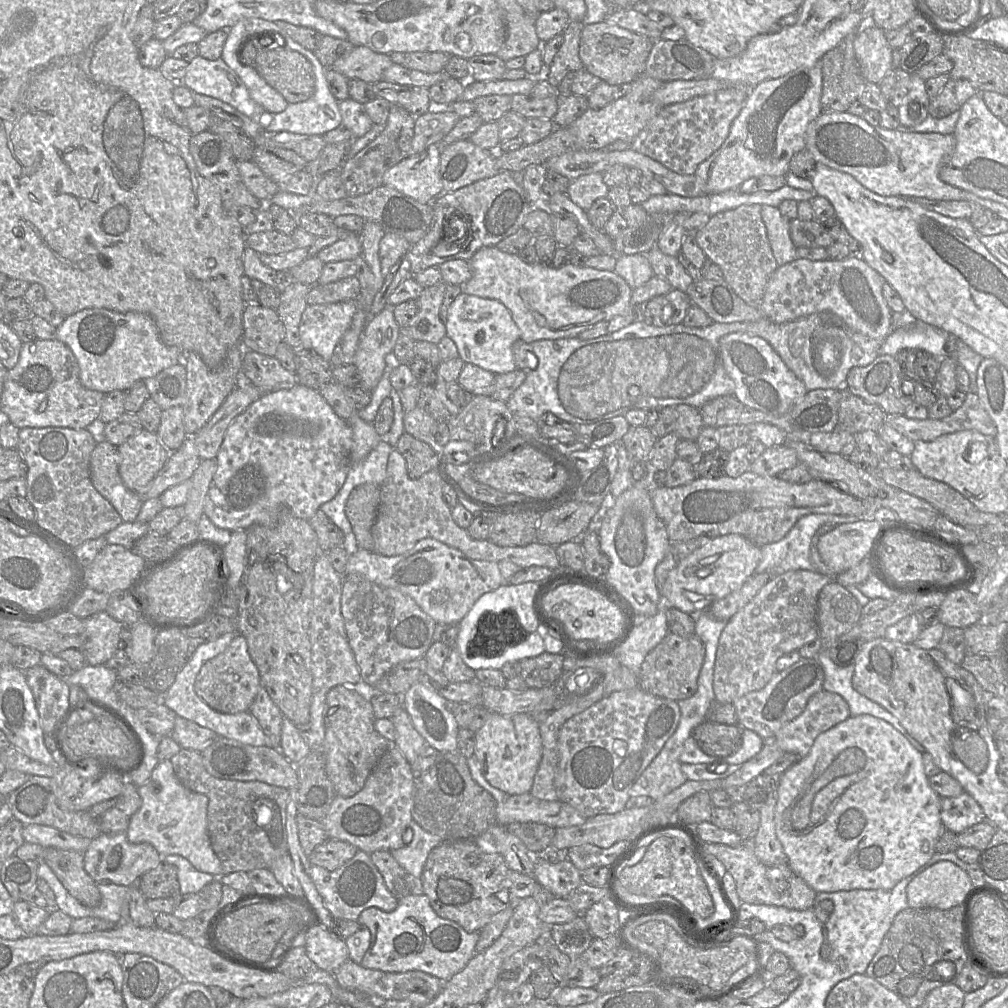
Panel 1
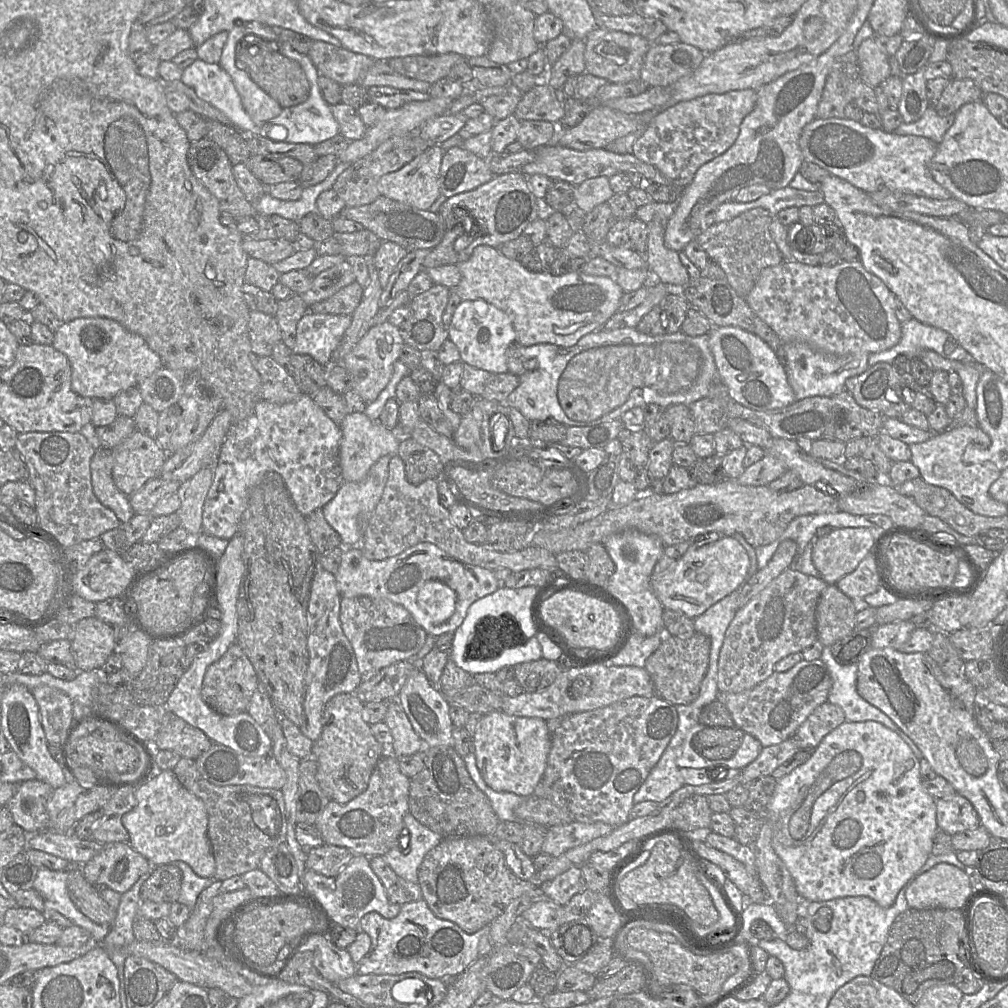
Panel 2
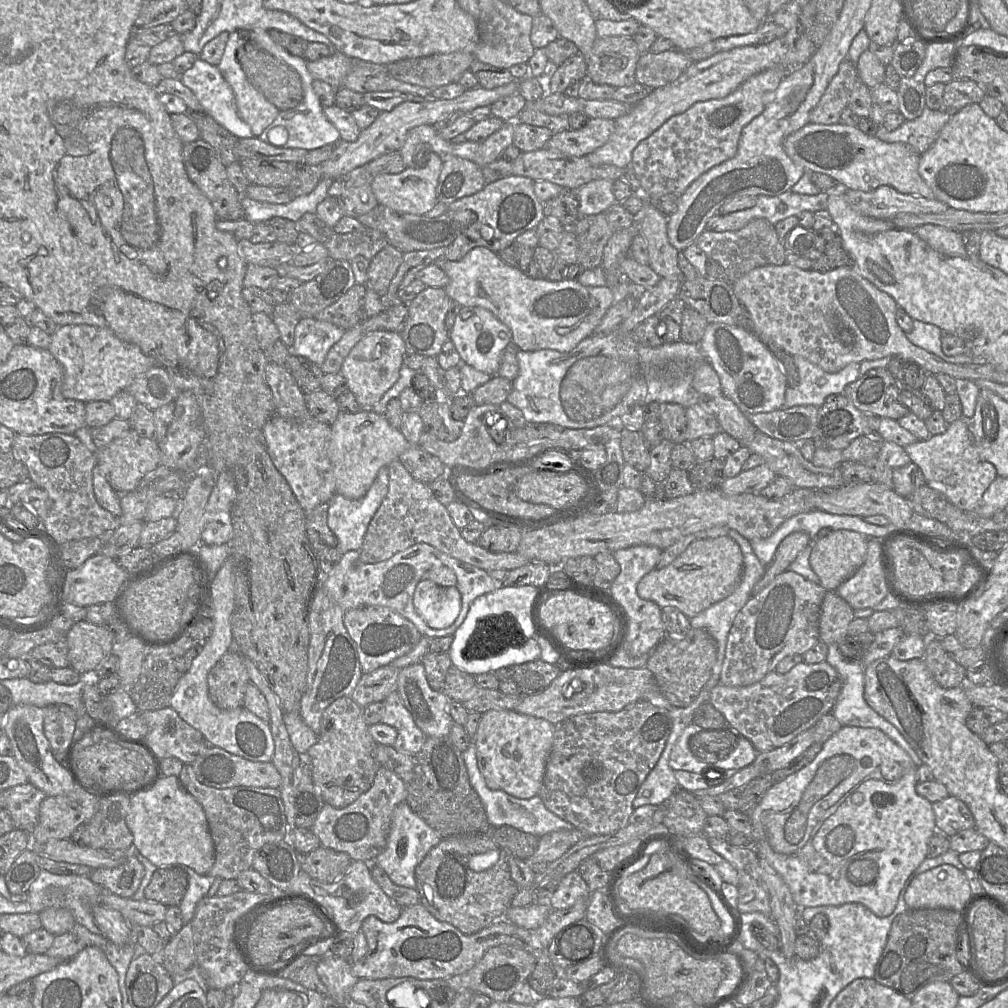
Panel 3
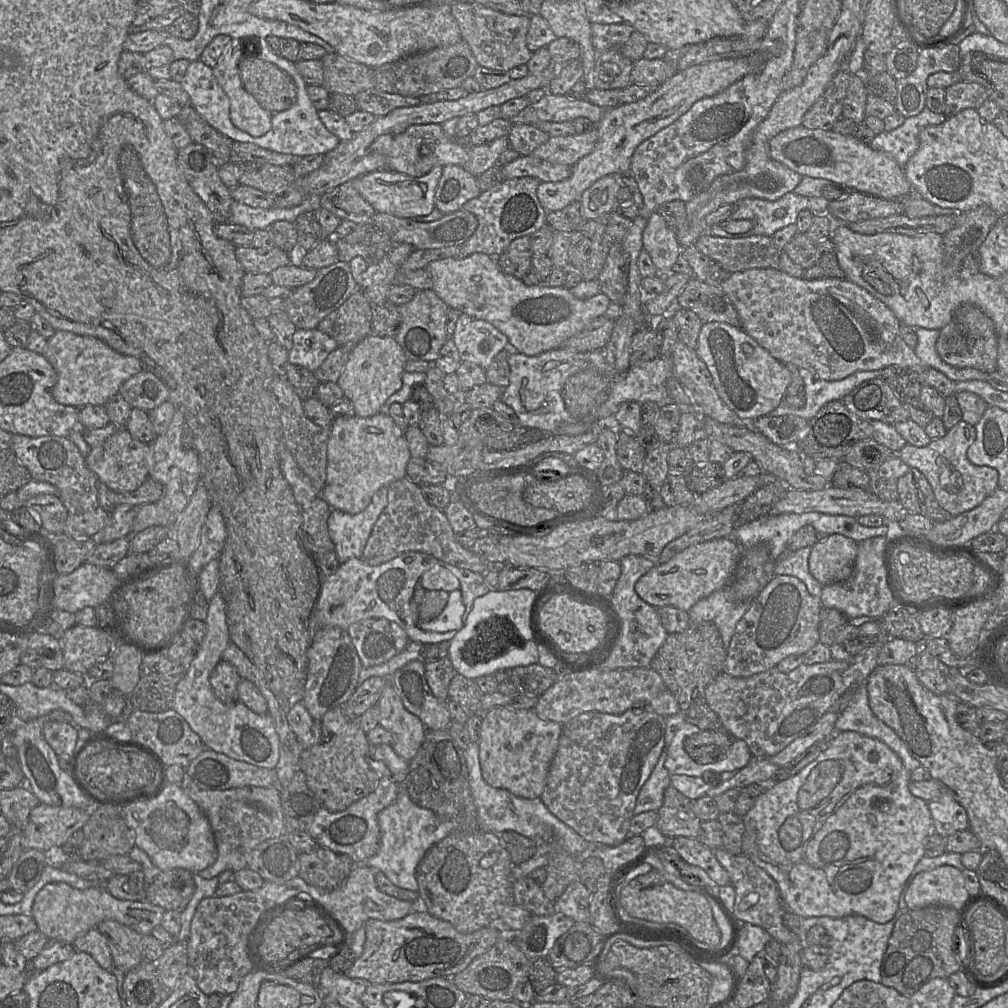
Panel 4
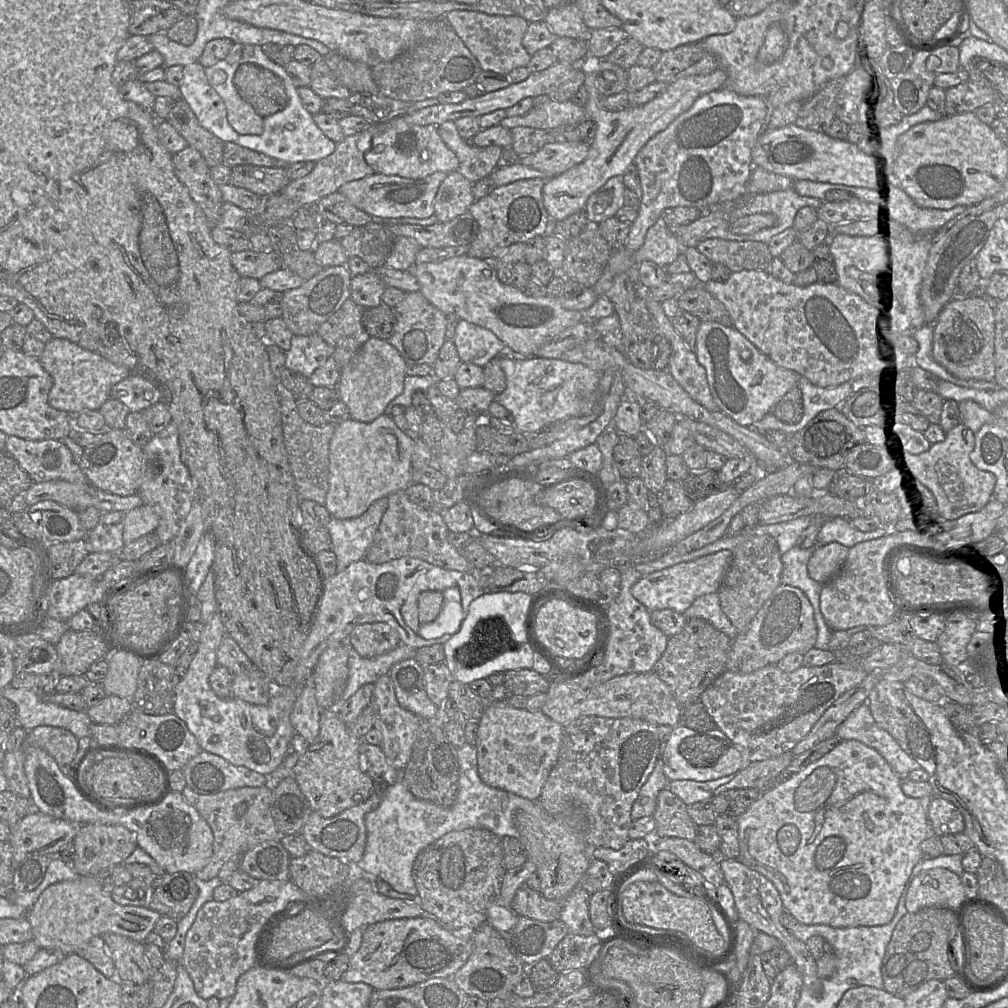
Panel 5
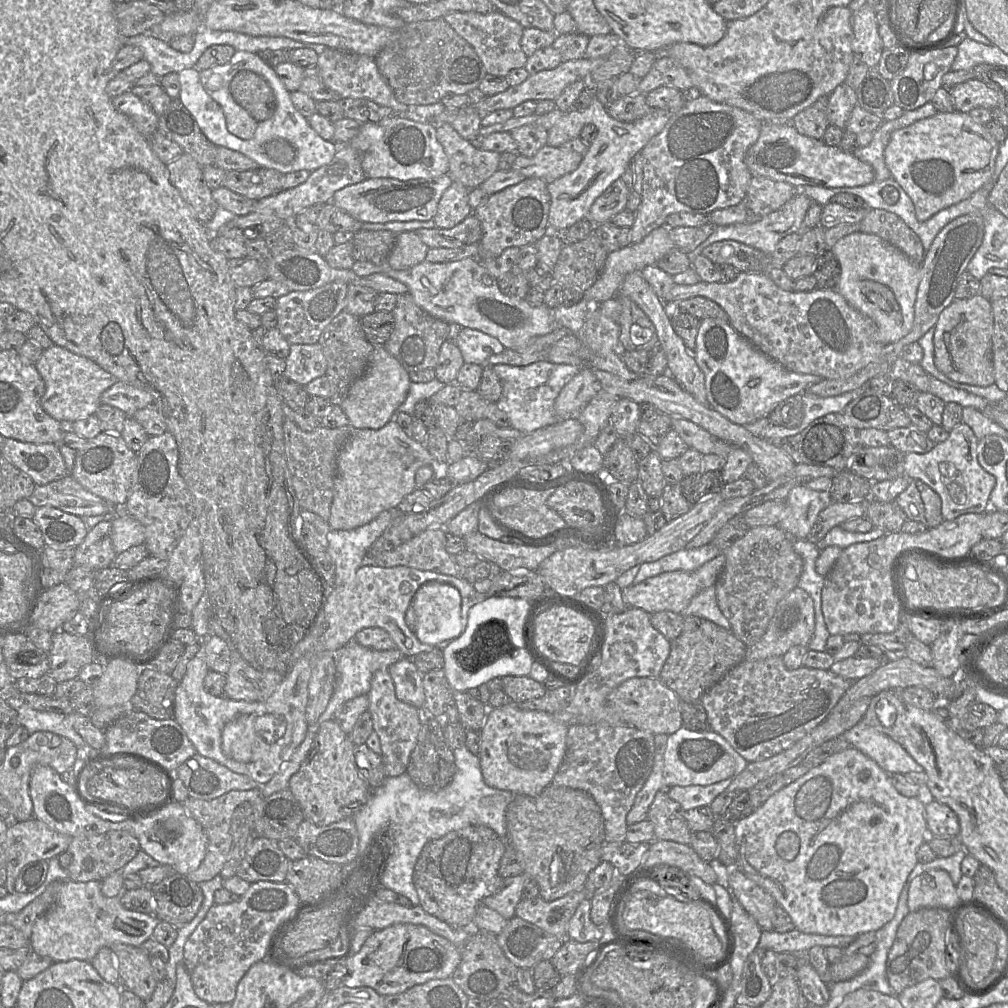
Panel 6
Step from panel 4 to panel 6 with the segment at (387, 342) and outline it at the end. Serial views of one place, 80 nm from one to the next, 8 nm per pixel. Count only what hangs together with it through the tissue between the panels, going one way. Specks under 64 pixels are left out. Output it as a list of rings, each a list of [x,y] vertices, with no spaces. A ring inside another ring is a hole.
[[[384,345],[374,346],[365,373],[353,383],[340,406],[349,419],[350,425],[354,428],[380,429],[394,419],[397,409],[407,398],[410,382],[409,373],[403,368],[400,362],[385,349]]]

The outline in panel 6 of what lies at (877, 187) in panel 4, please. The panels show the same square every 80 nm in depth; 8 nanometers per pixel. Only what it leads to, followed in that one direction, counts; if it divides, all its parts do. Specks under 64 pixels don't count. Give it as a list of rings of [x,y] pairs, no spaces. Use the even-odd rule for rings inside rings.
[[[763,123],[758,140],[748,149],[745,162],[753,176],[786,182],[797,189],[806,185],[834,187],[864,186],[874,182],[875,173],[869,164],[839,146],[828,146],[822,139],[800,134],[789,123]]]

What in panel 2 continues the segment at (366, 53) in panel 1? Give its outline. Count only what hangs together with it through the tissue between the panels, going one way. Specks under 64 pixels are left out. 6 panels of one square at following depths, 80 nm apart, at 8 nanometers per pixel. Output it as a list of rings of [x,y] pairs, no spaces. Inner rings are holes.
[[[339,47],[324,63],[317,65],[319,76],[327,76],[341,86],[357,83],[362,73],[371,67],[375,59]]]

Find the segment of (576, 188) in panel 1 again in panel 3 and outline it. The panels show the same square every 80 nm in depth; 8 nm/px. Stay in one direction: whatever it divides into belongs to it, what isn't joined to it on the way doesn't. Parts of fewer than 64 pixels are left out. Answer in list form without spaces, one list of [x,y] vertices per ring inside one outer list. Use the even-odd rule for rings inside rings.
[[[608,179],[588,182],[575,192],[579,200],[580,217],[605,213],[616,202],[613,181]]]

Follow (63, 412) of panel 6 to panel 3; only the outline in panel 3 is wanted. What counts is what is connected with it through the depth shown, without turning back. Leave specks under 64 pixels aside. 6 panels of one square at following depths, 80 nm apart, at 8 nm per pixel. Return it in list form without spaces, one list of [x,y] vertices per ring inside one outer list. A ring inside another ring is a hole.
[[[86,324],[59,326],[55,333],[51,335],[48,350],[64,370],[63,397],[84,403],[110,401],[117,393],[126,390],[138,376],[156,365],[137,345],[120,340],[110,329]]]

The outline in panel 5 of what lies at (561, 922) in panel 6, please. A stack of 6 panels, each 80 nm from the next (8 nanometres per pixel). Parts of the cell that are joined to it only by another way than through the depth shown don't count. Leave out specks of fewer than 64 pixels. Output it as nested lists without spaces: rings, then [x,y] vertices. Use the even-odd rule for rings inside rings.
[[[521,886],[515,893],[510,908],[518,915],[551,922],[560,918],[563,900],[548,900],[539,891]]]

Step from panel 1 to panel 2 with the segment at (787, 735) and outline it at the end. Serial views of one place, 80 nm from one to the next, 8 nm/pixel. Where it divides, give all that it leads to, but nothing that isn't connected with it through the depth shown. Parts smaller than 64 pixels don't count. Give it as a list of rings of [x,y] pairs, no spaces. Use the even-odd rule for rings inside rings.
[[[829,701],[818,706],[796,731],[800,750],[814,750],[832,730],[846,721],[843,710]]]

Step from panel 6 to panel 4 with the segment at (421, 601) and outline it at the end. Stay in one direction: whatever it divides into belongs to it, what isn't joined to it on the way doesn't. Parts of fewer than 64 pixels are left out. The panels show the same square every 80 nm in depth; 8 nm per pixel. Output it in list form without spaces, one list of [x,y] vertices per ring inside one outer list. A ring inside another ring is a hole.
[[[460,589],[450,591],[447,603],[439,616],[430,621],[423,621],[419,617],[418,626],[428,632],[459,631],[464,626],[462,624],[464,610]]]

